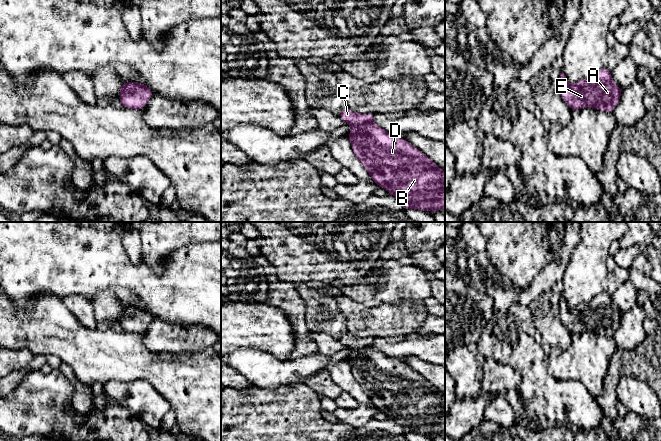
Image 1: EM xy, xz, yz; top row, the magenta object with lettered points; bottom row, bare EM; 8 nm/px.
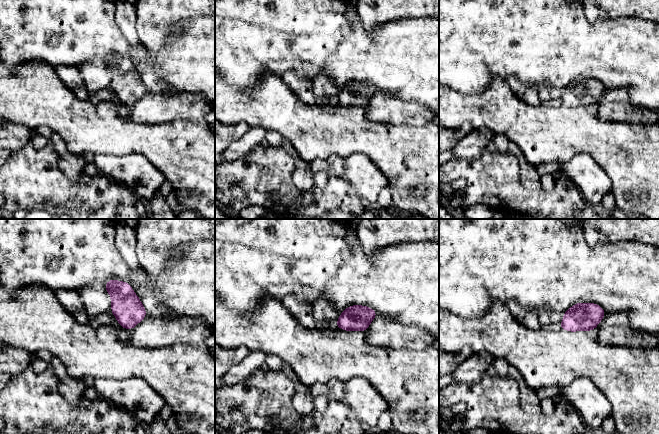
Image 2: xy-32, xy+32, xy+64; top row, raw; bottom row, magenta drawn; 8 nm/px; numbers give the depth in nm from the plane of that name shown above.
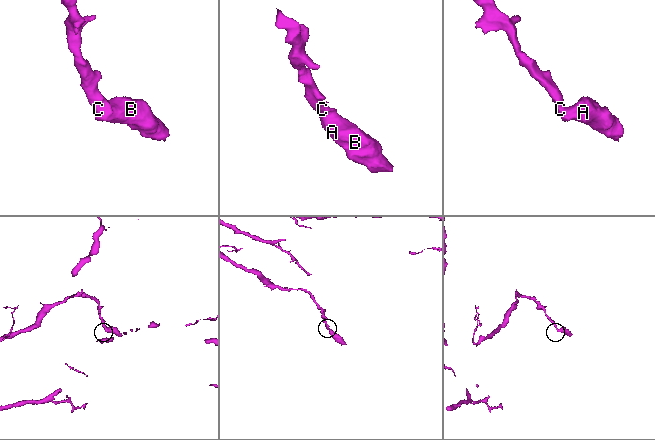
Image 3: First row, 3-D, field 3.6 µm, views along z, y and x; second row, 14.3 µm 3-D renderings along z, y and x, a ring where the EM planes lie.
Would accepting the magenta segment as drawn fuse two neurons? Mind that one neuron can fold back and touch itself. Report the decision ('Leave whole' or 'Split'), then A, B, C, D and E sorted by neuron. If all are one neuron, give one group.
Leave whole. Groups: A B C D E

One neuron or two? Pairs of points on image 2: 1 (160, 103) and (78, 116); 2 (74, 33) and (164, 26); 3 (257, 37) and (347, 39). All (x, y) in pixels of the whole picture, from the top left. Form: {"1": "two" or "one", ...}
{"1": "two", "2": "two", "3": "one"}

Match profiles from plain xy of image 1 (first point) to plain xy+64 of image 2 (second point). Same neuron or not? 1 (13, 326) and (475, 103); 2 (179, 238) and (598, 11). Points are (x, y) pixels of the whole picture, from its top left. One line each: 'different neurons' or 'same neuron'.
1: same neuron
2: same neuron

